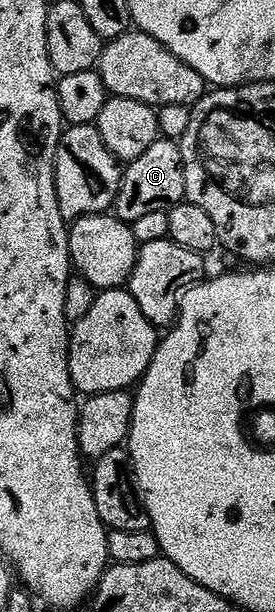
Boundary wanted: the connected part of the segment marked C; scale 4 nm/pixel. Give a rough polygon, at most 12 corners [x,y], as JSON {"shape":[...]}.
{"shape":[[160,138],[122,168],[122,223],[186,200],[183,148]]}

